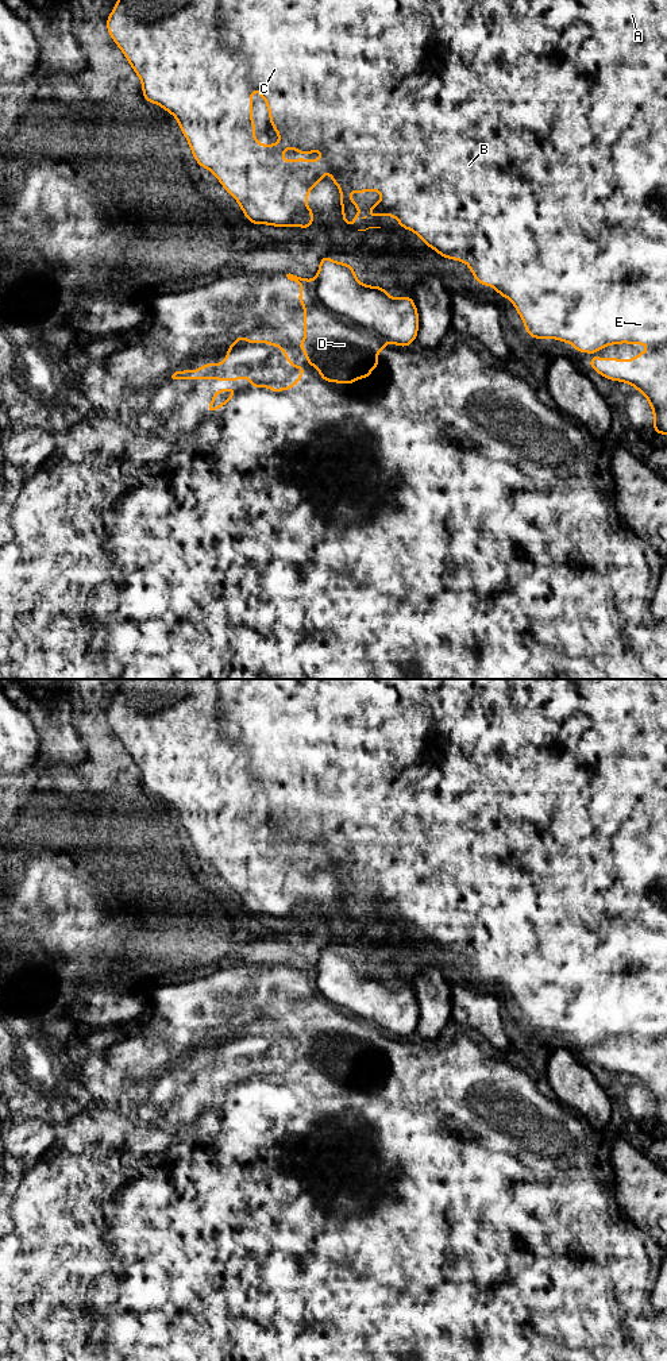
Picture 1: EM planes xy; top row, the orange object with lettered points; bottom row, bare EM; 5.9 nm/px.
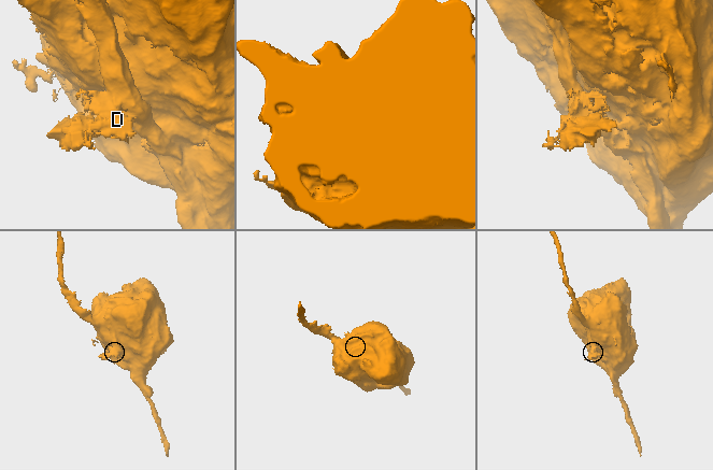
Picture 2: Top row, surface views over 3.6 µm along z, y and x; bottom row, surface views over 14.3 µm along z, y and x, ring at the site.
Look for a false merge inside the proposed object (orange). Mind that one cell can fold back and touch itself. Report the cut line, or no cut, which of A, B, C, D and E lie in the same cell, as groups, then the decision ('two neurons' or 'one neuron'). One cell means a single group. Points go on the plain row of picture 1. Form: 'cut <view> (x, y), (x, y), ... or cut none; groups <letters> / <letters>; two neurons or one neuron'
cut none; groups A B C D E; one neuron

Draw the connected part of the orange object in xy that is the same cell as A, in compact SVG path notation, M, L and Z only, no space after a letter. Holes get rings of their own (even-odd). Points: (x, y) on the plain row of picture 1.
M117 679L117 682L119 682L119 686L117 686L117 689L119 689L119 691L117 691L117 694L116 694L116 695L115 695L115 698L113 698L113 699L112 699L112 703L111 703L111 706L109 706L109 708L108 708L108 709L107 709L107 716L105 716L105 717L107 717L107 721L108 721L108 724L109 724L109 726L111 726L111 729L112 729L112 732L113 732L113 733L115 733L115 735L116 735L116 736L117 736L117 739L119 739L119 740L120 740L120 741L122 741L122 743L123 743L123 745L124 745L124 748L126 748L126 749L127 749L127 752L128 752L128 755L130 755L130 756L131 756L131 759L132 759L132 760L134 760L134 763L135 763L135 766L136 766L136 767L138 767L138 768L139 768L139 770L140 770L140 772L142 772L142 783L143 783L143 789L144 789L144 791L146 791L146 793L149 793L149 794L154 794L154 795L157 795L157 797L159 797L159 798L162 798L162 799L163 799L163 801L165 801L165 802L167 802L167 803L169 803L169 805L171 805L171 806L173 806L173 807L174 807L174 809L176 809L176 810L177 810L177 813L178 813L178 817L180 817L180 821L181 821L181 822L182 822L182 825L184 825L184 826L185 826L185 830L186 830L186 832L188 832L188 834L189 834L189 838L190 838L190 843L192 843L192 844L193 844L193 848L194 848L194 851L196 851L196 853L197 853L197 855L198 855L198 856L200 856L200 857L201 857L201 859L204 859L204 860L207 860L207 861L211 861L211 863L212 863L212 864L213 864L213 867L215 867L215 868L216 868L216 870L217 870L217 871L219 871L219 874L220 874L220 875L221 875L221 878L223 878L223 879L224 879L224 880L225 880L225 882L227 882L227 883L228 883L228 884L230 884L230 886L231 886L231 887L232 887L232 888L234 888L234 890L235 890L235 891L236 891L236 892L238 892L238 895L239 895L239 898L240 898L240 901L242 901L242 902L243 902L243 905L244 905L244 907L246 907L246 909L247 909L247 911L248 911L248 913L250 913L250 914L252 914L252 915L257 915L257 917L261 917L261 915L267 915L267 917L273 917L273 918L289 918L289 917L294 917L294 918L300 918L300 919L312 919L312 918L313 918L313 917L312 917L312 914L313 914L313 909L312 909L312 907L313 907L313 905L315 905L315 902L313 902L313 901L311 901L311 899L309 899L309 898L308 898L308 897L306 897L306 888L308 888L308 886L309 886L309 884L311 884L311 882L312 882L312 880L313 880L313 878L315 878L315 876L316 876L316 875L319 875L319 874L320 874L320 872L321 872L321 871L323 871L323 870L324 870L324 867L325 867L325 863L327 863L327 861L328 861L328 863L329 863L329 864L331 864L331 871L332 871L332 874L334 874L334 875L335 875L335 876L336 876L336 878L338 878L338 879L339 879L339 880L340 880L340 888L339 888L339 897L342 897L342 895L343 895L343 897L344 897L344 898L343 898L343 899L340 899L340 902L342 902L342 906L343 906L343 914L344 914L344 915L346 915L346 917L348 917L348 918L352 918L352 917L354 917L354 915L355 915L355 913L356 913L356 906L358 906L358 905L359 905L359 906L361 906L361 905L362 905L362 901L361 901L361 898L359 898L359 897L358 897L358 895L356 895L356 894L355 894L355 892L352 892L352 891L351 891L351 886L350 886L350 883L351 883L351 882L352 882L352 883L356 883L356 884L365 884L365 883L371 883L371 882L374 882L374 883L379 883L379 884L381 884L381 886L382 886L382 890L381 890L381 891L379 891L379 892L378 892L378 894L377 894L377 895L374 895L374 897L373 897L373 898L370 898L370 899L369 899L369 905L367 905L367 906L366 906L366 907L365 907L365 909L363 909L363 907L362 907L362 906L361 906L361 909L362 909L362 910L366 910L366 909L367 909L367 907L371 907L371 909L374 909L374 910L375 910L375 909L378 909L378 907L381 907L381 906L388 906L388 907L389 907L389 909L396 909L396 910L397 910L397 913L398 913L398 915L400 915L400 918L401 918L401 919L405 919L405 921L409 921L409 922L412 922L412 924L415 924L415 925L416 925L416 926L417 926L417 928L420 928L420 929L421 929L421 930L423 930L423 933L424 933L424 934L425 934L425 937L427 937L427 938L431 938L431 940L433 940L433 941L435 941L435 942L436 942L436 944L437 944L437 945L439 945L439 946L442 946L442 948L444 948L444 949L447 949L447 951L454 951L454 952L460 952L460 953L463 953L463 955L466 955L466 956L467 956L467 957L469 957L469 959L470 959L470 963L471 963L471 965L473 965L473 967L474 967L474 969L475 969L475 971L477 971L477 973L478 973L478 975L481 975L481 976L489 976L489 978L490 978L490 979L493 979L493 980L494 980L494 982L497 982L497 983L498 983L498 986L500 986L500 987L501 987L501 988L506 988L506 990L509 990L509 991L510 991L510 992L512 992L512 995L513 995L513 998L514 998L514 999L516 999L516 1002L517 1002L517 1005L518 1005L518 1006L520 1006L520 1009L521 1009L521 1011L523 1011L523 1014L524 1014L524 1018L525 1018L525 1021L527 1021L527 1025L528 1025L528 1026L529 1026L529 1028L531 1028L531 1029L535 1029L535 1030L556 1030L556 1032L559 1032L559 1033L566 1033L566 1034L568 1034L568 1036L572 1036L572 1037L574 1037L574 1040L575 1040L575 1041L577 1041L577 1042L578 1042L578 1044L583 1044L583 1045L586 1045L586 1044L595 1044L595 1042L598 1042L598 1041L602 1041L602 1040L605 1040L605 1038L608 1038L608 1037L610 1037L610 1036L621 1036L621 1034L628 1034L628 1036L645 1036L645 1037L652 1037L652 1038L653 1038L653 1040L652 1040L652 1041L645 1041L645 1042L643 1042L643 1044L640 1044L640 1045L639 1045L639 1046L636 1046L636 1048L635 1048L635 1049L632 1049L632 1050L628 1050L628 1052L621 1052L621 1050L618 1050L618 1049L590 1049L590 1050L589 1050L589 1056L590 1056L590 1059L591 1059L591 1060L593 1060L593 1061L594 1061L594 1063L598 1063L598 1064L599 1064L599 1067L601 1067L601 1068L604 1068L604 1069L606 1069L606 1071L610 1071L610 1072L618 1072L618 1073L625 1073L625 1075L629 1075L629 1076L632 1076L632 1077L633 1077L633 1079L635 1079L635 1080L636 1080L636 1082L637 1082L637 1083L640 1083L640 1084L643 1084L643 1086L644 1086L644 1088L645 1088L645 1090L647 1090L647 1092L648 1092L648 1094L649 1094L649 1096L651 1096L651 1100L652 1100L652 1104L653 1104L653 1126L655 1126L655 1125L662 1125L662 1126L667 1126L667 679L192 679L192 680L193 680L193 682L194 682L194 683L193 683L193 685L186 685L186 683L182 683L182 682L181 682L181 680L180 680L180 679ZM252 780L255 780L255 782L257 782L257 783L258 783L258 784L259 784L259 786L261 786L261 787L262 787L262 789L263 789L263 791L265 791L265 794L266 794L266 797L267 797L267 802L269 802L269 809L270 809L270 814L271 814L271 818L273 818L273 821L274 821L274 822L275 822L275 824L277 824L277 825L278 825L278 826L279 826L279 832L278 832L278 833L277 833L277 834L274 834L274 836L262 836L262 834L259 834L259 833L257 833L257 832L255 832L255 814L254 814L254 811L252 811L252 786L251 786L251 782L252 782ZM288 838L290 838L290 840L292 840L292 841L294 841L294 843L298 843L298 844L300 844L300 845L302 845L302 844L305 844L305 845L312 845L312 844L315 844L315 843L316 843L316 841L320 841L320 843L321 843L321 849L320 849L320 851L319 851L319 852L304 852L304 851L301 851L301 849L300 849L300 851L293 851L293 852L285 852L285 851L284 851L284 849L282 849L282 847L284 847L284 844L285 844L285 843L286 843L286 840L288 840Z

